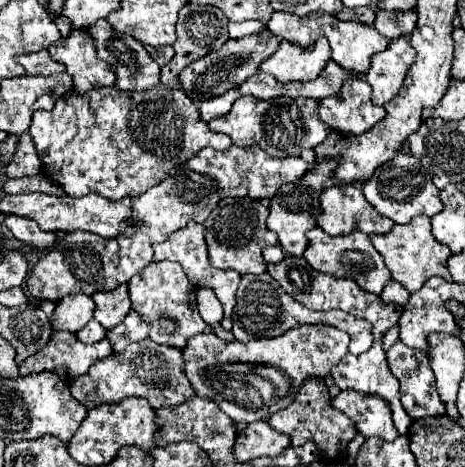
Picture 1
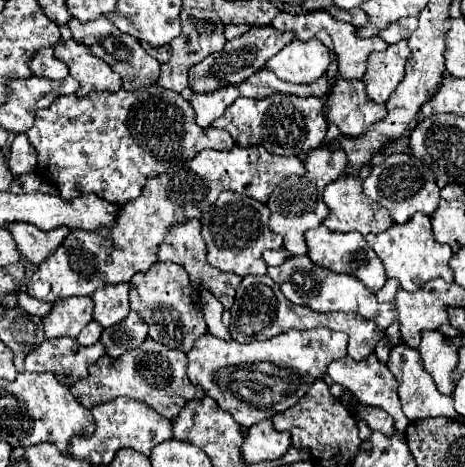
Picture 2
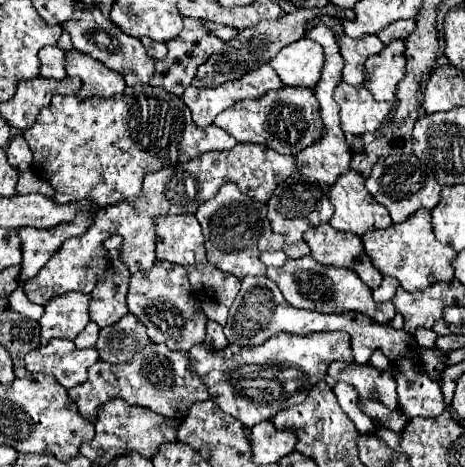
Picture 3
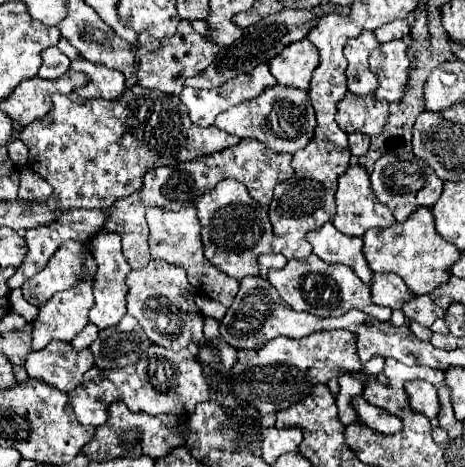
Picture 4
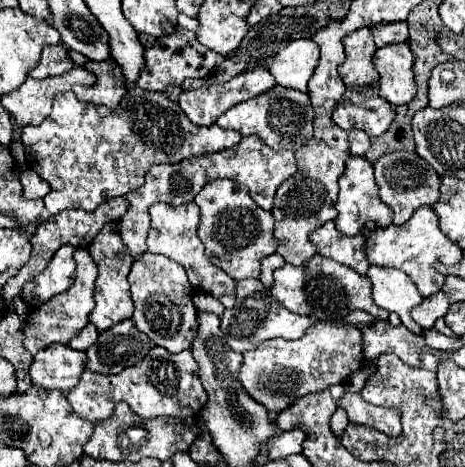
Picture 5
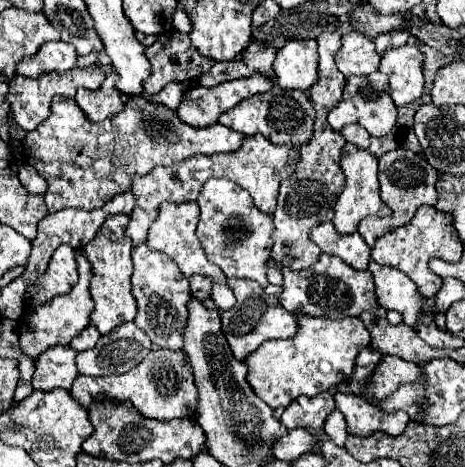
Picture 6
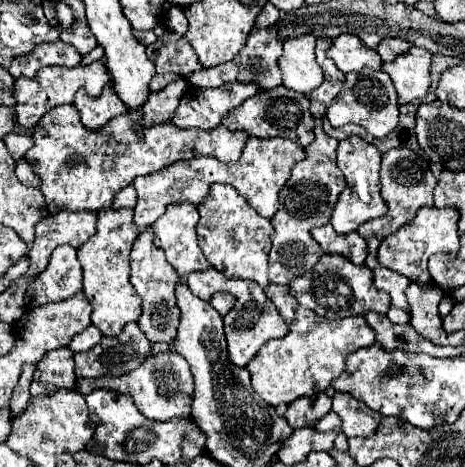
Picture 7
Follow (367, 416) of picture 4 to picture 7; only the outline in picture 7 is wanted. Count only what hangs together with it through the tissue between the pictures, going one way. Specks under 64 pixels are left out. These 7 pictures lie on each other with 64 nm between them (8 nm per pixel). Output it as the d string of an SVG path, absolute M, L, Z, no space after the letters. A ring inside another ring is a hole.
M336 392L332 397L332 410L342 420L342 432L346 438L368 438L376 432L380 424L380 414L372 412L364 402L348 396L348 392Z

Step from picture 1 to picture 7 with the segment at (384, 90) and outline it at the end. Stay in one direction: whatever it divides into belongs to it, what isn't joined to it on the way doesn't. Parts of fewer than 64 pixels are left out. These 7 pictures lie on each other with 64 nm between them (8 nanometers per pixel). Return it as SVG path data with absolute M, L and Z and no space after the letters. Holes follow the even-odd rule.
M410 48L408 54L382 66L382 70L388 72L394 82L394 88L398 92L398 104L408 104L426 96L432 84L430 66L432 54L424 48Z

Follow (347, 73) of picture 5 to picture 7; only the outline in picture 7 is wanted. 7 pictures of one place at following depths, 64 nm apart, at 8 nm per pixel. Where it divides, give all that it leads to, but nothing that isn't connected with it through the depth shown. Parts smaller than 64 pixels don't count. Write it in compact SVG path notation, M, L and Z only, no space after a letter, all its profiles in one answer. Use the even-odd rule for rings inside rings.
M340 34L332 38L328 56L342 72L360 72L364 66L372 70L380 70L382 66L380 54L368 48L358 36L352 36L352 34Z

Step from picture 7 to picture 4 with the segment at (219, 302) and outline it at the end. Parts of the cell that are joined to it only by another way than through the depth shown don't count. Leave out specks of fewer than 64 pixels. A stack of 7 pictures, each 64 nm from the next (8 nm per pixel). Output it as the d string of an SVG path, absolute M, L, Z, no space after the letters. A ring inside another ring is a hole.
M184 206L176 212L172 210L164 210L164 208L148 208L146 212L148 224L150 224L150 254L152 258L158 260L166 260L170 264L182 266L188 274L188 282L194 288L200 288L198 292L222 302L226 308L232 306L232 300L238 292L238 282L234 278L230 278L228 274L220 272L216 266L212 266L206 256L204 256L204 248L200 242L200 222L198 222L198 212L196 206Z

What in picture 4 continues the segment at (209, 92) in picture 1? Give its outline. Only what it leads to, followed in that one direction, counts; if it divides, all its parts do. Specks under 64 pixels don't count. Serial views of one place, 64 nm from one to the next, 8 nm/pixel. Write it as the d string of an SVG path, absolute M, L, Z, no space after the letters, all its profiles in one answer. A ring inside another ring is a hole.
M282 8L278 14L266 16L264 20L260 20L258 24L250 26L244 30L244 36L238 40L238 44L232 44L230 48L222 48L216 56L216 60L204 70L204 74L200 74L198 78L188 78L184 84L186 86L194 86L194 88L212 88L212 86L220 86L228 80L232 80L234 76L238 76L240 72L250 72L254 70L258 64L264 64L268 60L272 60L278 52L282 52L288 44L302 40L304 36L308 36L308 32L316 26L318 22L318 8L304 8L304 10L294 10L294 8Z

